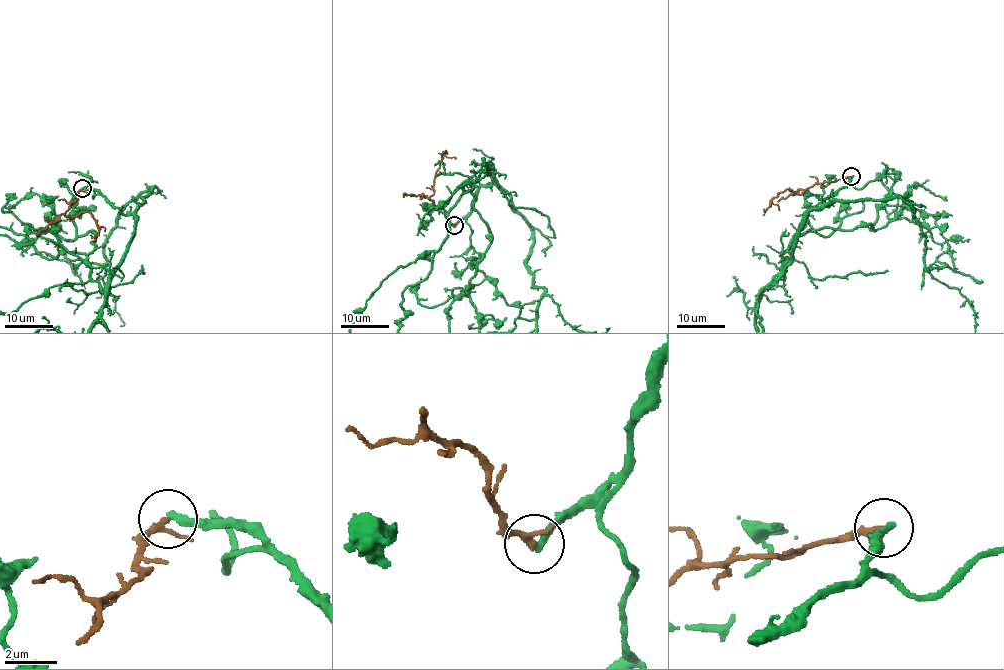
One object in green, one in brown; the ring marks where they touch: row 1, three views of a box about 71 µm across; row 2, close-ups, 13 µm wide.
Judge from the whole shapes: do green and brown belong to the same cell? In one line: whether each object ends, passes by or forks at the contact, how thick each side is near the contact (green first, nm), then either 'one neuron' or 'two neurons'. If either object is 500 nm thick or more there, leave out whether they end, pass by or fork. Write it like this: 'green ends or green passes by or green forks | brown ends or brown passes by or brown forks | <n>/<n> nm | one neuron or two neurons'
green ends | brown passes by | 300/190 nm | two neurons

